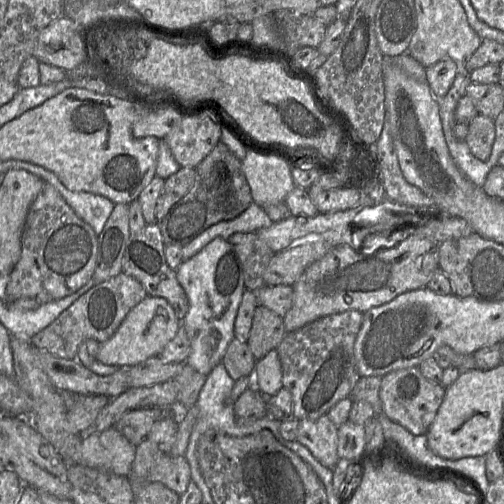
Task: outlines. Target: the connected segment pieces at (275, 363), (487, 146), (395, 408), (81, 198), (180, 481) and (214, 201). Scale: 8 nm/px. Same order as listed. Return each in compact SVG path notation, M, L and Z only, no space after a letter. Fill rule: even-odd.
M271 350L256 361L254 385L265 397L274 396L282 387L282 366L277 351Z
M477 115L468 125L465 138L470 152L479 161L485 162L492 150L495 140L495 123L493 119Z
M419 366L392 371L382 377L380 398L383 413L411 434L426 435L444 399L446 388L423 376Z
M15 159L3 162L6 170L25 169L40 177L45 183L54 186L77 216L89 224L97 236L103 230L115 205L110 199L91 192L71 191L53 172L36 164Z
M148 439L135 447L132 470L136 476L146 477L150 483L160 482L179 496L191 481L190 467L183 456L163 453Z
M221 141L195 167L194 183L157 224L164 245L184 247L208 227L231 220L253 202L250 186L239 160Z

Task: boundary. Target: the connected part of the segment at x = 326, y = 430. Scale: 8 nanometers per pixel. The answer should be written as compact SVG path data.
M328 414L316 420L298 420L297 441L306 446L321 464L333 469L340 459L337 453L338 426Z

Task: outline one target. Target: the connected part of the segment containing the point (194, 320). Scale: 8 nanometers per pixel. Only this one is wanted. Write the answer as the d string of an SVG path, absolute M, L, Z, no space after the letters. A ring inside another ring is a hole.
M216 237L194 256L182 261L175 273L188 299L188 311L181 322L190 340L190 354L185 363L207 376L221 363L229 343L234 338L234 321L246 289L241 263L229 241Z

